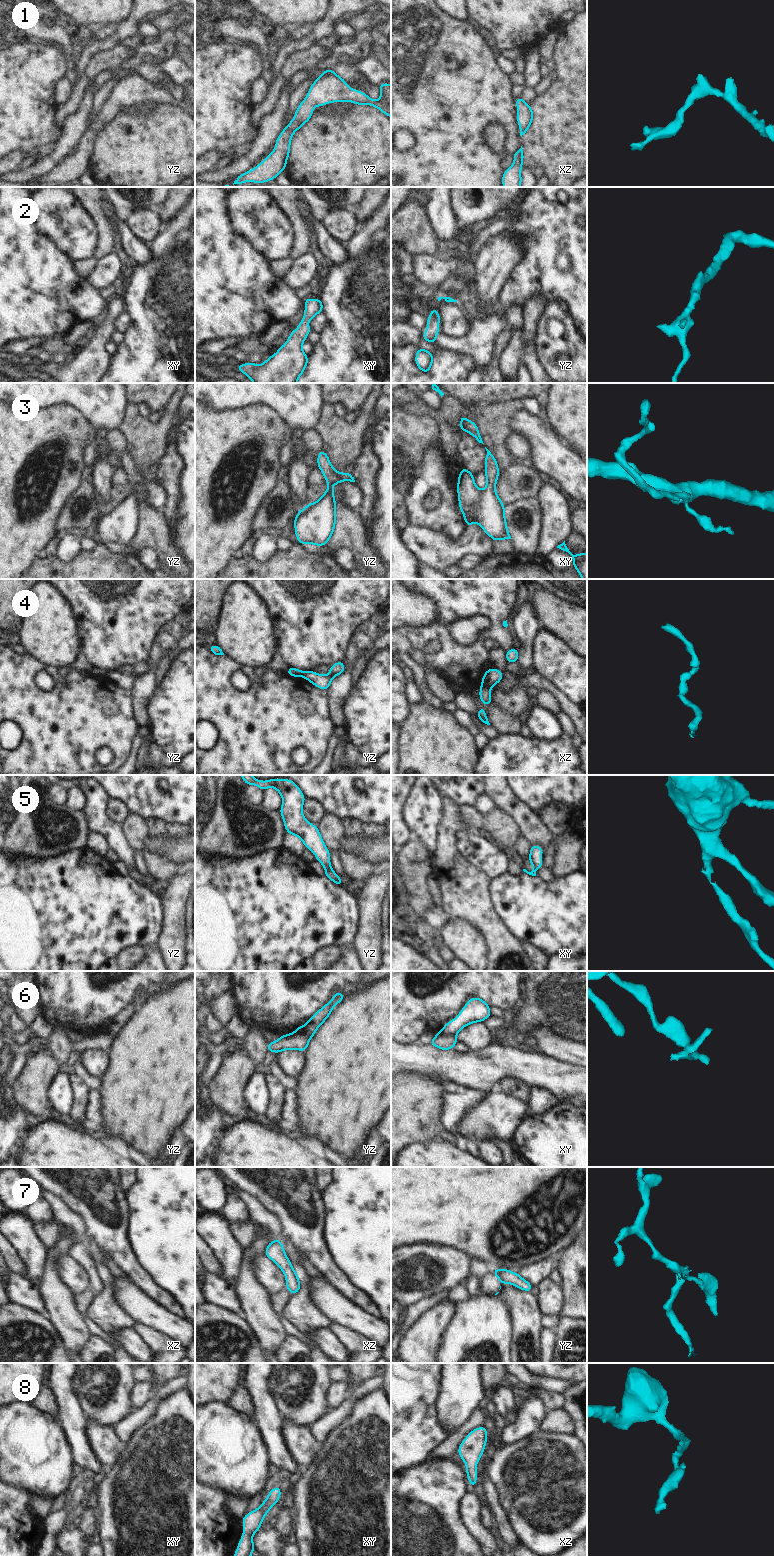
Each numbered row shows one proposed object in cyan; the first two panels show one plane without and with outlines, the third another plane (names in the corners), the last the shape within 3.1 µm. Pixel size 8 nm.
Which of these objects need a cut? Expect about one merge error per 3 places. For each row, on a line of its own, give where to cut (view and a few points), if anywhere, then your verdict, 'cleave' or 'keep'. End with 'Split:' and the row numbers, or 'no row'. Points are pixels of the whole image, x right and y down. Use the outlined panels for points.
1: cut none; keep
2: cut none; keep
3: cut none; keep
4: cut xz (481, 685), (489, 688); cleave
5: cut xy (529, 859), (536, 869); cleave
6: cut xy (441, 1031), (455, 1036); cleave
7: cut yz (504, 1269), (500, 1274), (502, 1282); cleave
8: cut none; keep
Split: 4, 5, 6, 7

